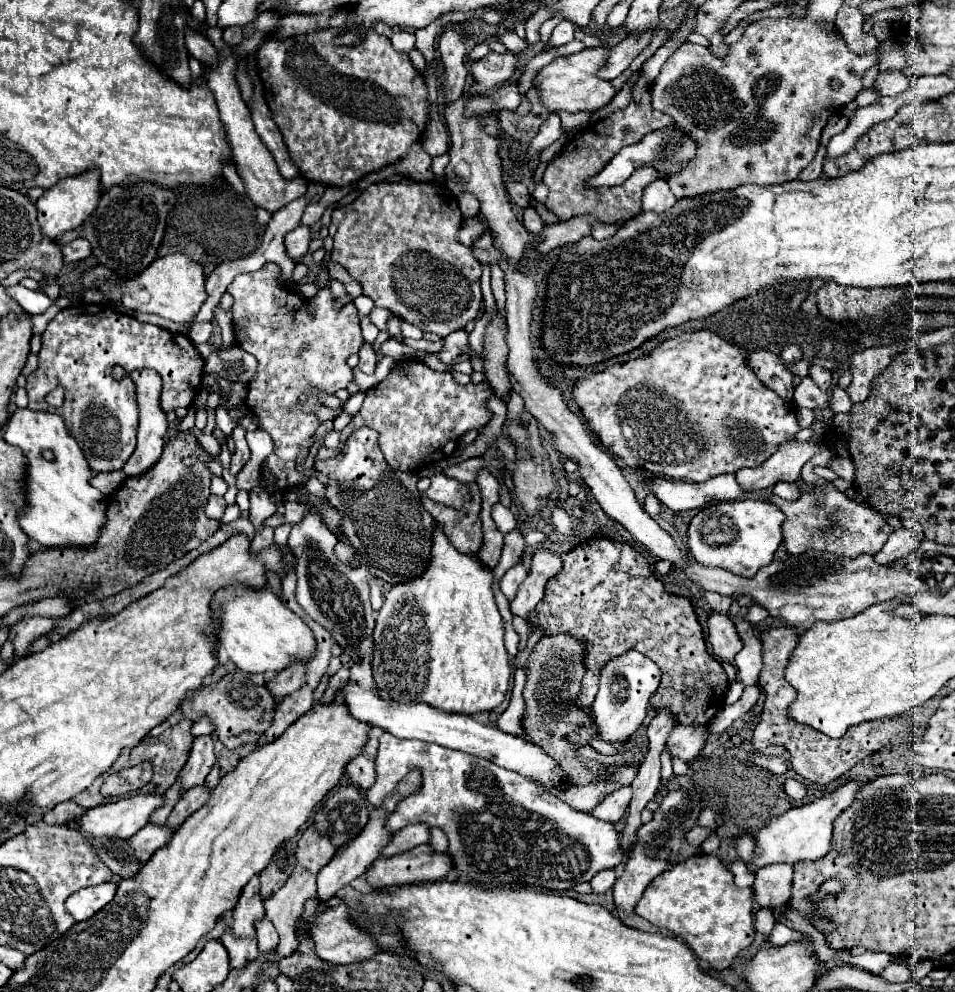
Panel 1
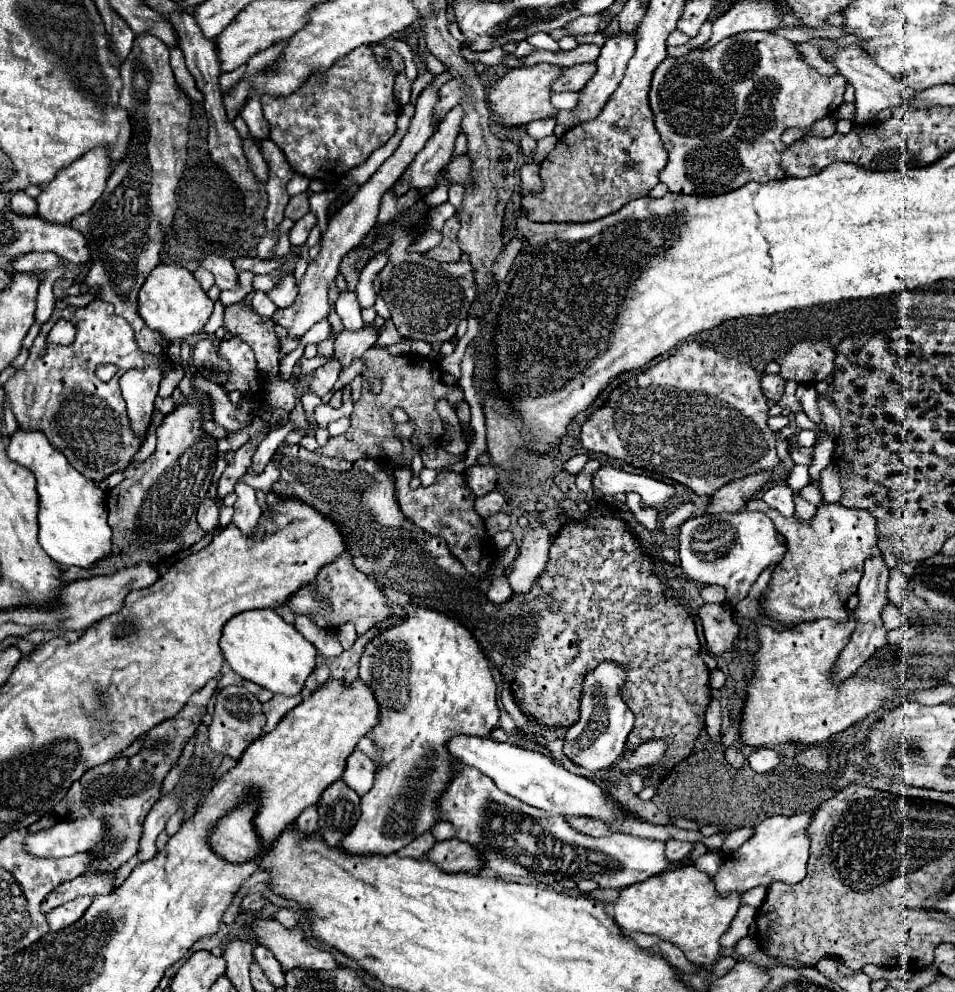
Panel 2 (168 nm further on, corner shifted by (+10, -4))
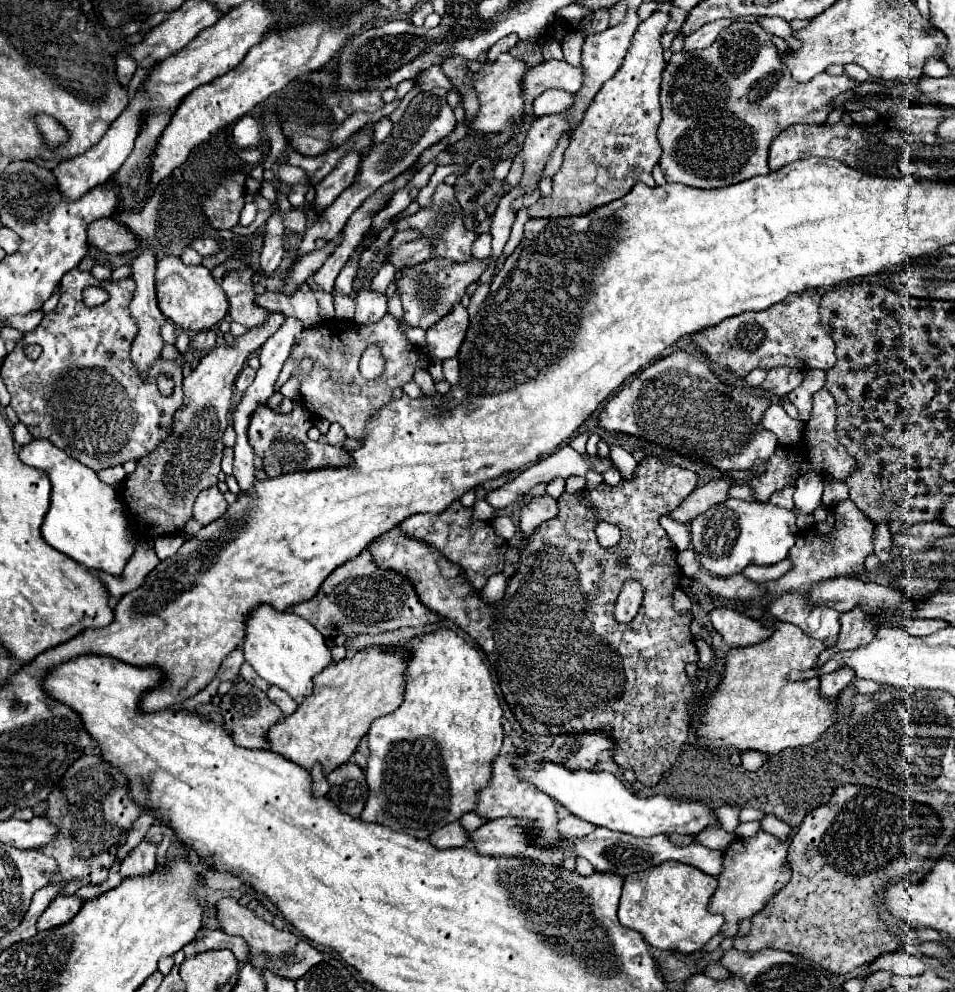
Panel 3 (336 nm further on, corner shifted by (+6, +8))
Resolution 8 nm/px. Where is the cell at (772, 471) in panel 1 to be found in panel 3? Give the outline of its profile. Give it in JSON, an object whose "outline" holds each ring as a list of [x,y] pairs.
{"outline":[[[719,478],[711,480],[705,486],[695,488],[675,510],[673,510],[673,520],[687,524],[693,522],[695,516],[701,516],[707,512],[713,504],[719,504],[721,500],[727,500],[727,490],[731,486],[731,478]]]}

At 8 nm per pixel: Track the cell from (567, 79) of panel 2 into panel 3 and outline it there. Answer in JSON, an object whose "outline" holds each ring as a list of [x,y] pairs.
{"outline":[[[549,60],[539,66],[533,66],[525,72],[521,94],[525,100],[525,114],[534,116],[533,100],[547,88],[565,88],[567,92],[577,92],[583,82],[583,70],[567,64],[565,60]]]}

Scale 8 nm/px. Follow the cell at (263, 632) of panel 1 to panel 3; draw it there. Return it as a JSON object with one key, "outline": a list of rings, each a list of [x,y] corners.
{"outline":[[[267,604],[259,606],[249,614],[243,652],[245,660],[263,680],[267,680],[271,686],[285,690],[295,700],[311,696],[311,678],[333,662],[331,650],[321,632],[317,632],[305,618],[289,612],[275,612]]]}

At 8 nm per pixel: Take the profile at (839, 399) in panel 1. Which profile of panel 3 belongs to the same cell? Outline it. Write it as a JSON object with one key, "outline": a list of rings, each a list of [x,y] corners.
{"outline":[[[821,388],[819,392],[813,394],[813,412],[809,422],[803,428],[803,436],[799,440],[797,446],[777,446],[777,450],[773,452],[773,456],[769,458],[769,462],[765,464],[765,472],[753,480],[747,482],[747,486],[753,488],[753,496],[759,502],[767,502],[769,496],[781,488],[787,486],[795,486],[797,478],[815,470],[821,476],[831,476],[835,480],[845,480],[851,472],[855,472],[857,468],[857,460],[853,456],[847,454],[845,448],[841,448],[841,444],[835,438],[835,400],[829,394],[827,388]]]}

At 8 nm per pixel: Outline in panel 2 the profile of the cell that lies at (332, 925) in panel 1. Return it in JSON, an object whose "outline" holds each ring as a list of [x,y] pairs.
{"outline":[[[259,920],[255,922],[255,932],[255,940],[269,946],[283,970],[335,970],[339,966],[331,952],[313,946],[299,926],[285,928],[277,920]]]}

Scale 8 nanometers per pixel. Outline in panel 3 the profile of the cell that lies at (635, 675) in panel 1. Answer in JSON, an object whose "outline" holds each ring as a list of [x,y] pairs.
{"outline":[[[561,734],[545,750],[545,762],[561,764],[569,770],[593,770],[599,754],[613,748],[607,734]]]}

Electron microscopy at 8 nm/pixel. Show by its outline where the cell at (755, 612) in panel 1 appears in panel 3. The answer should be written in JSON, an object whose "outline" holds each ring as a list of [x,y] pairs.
{"outline":[[[785,558],[785,560],[781,560],[779,564],[775,564],[775,566],[765,566],[765,568],[757,568],[757,566],[749,566],[745,572],[743,572],[743,576],[747,576],[749,580],[753,580],[753,582],[769,582],[769,580],[777,580],[779,576],[783,576],[785,572],[789,572],[793,568],[793,562],[789,560],[789,558]]]}

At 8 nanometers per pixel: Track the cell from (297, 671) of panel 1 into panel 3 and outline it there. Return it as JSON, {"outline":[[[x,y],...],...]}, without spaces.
{"outline":[[[243,664],[243,666],[241,666],[241,676],[243,676],[243,680],[247,680],[249,684],[253,684],[255,688],[259,688],[259,690],[263,690],[263,692],[269,688],[269,684],[263,682],[261,676],[257,676],[257,672],[255,672],[249,664]]]}

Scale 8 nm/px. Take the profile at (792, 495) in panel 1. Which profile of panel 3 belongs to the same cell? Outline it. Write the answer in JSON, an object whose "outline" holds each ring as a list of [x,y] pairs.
{"outline":[[[783,488],[783,490],[775,492],[775,494],[771,496],[769,502],[773,502],[775,506],[781,506],[781,508],[793,510],[793,490],[795,490],[795,488]]]}

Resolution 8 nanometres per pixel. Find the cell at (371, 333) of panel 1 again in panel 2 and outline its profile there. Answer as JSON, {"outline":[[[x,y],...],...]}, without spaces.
{"outline":[[[345,292],[339,296],[339,300],[335,302],[335,312],[339,314],[339,318],[343,320],[345,330],[361,330],[365,328],[365,322],[361,318],[361,306],[357,300],[355,292]]]}

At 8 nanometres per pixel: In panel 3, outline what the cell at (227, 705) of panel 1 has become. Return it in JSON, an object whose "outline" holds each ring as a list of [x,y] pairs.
{"outline":[[[245,680],[243,682],[235,682],[233,688],[221,698],[221,712],[223,712],[225,728],[231,732],[231,736],[233,736],[237,746],[263,748],[263,750],[269,748],[267,730],[283,718],[281,710],[267,698],[267,694],[257,690],[255,686],[251,686]]]}

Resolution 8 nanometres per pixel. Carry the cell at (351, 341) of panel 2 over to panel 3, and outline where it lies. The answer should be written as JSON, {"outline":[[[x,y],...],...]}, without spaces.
{"outline":[[[359,288],[355,294],[355,322],[373,324],[387,312],[387,296],[371,288]]]}

